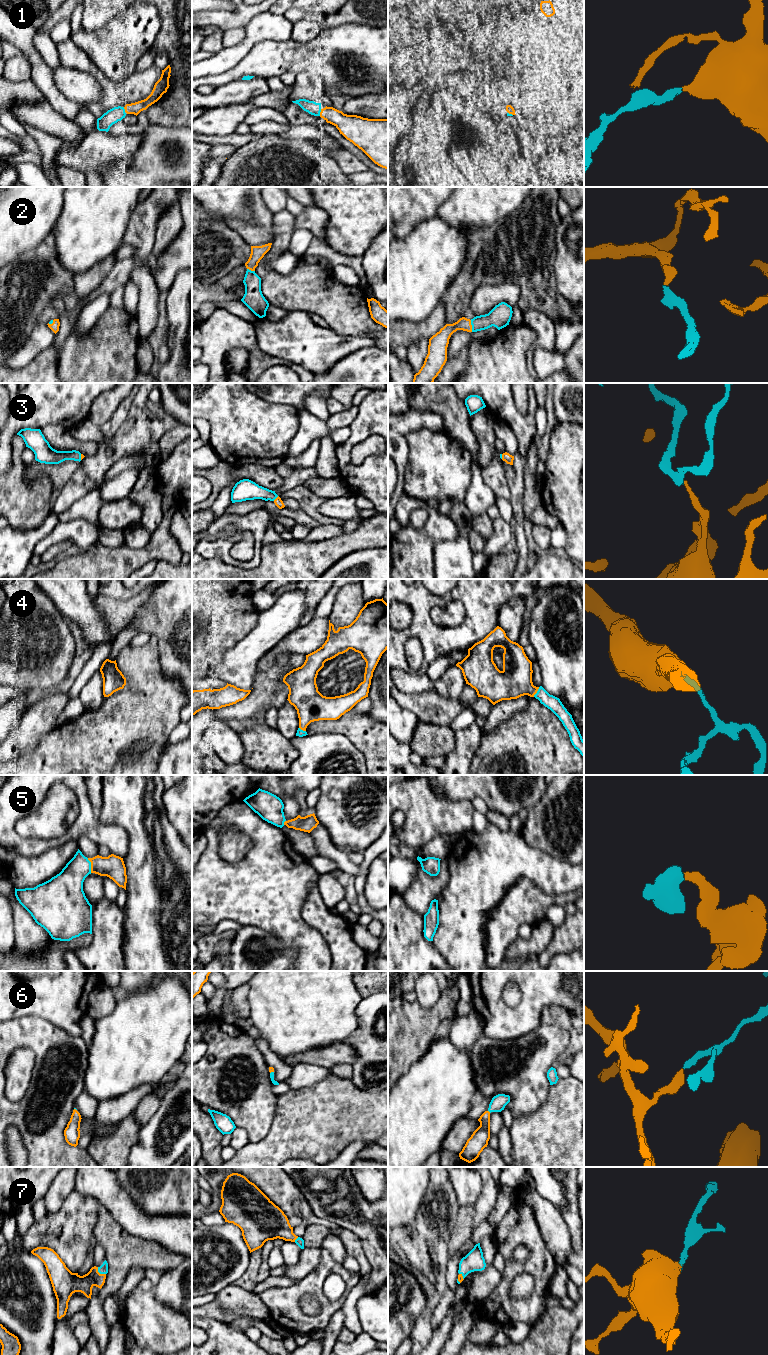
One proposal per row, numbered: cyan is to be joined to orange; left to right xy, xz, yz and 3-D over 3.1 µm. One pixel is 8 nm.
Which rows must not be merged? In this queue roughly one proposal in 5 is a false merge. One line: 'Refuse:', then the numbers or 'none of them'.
Refuse: none of them

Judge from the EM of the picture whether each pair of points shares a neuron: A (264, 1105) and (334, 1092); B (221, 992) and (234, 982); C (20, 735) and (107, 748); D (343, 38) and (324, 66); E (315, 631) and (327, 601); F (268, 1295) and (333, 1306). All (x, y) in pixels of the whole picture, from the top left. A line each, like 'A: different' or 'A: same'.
A: different
B: same
C: different
D: same
E: different
F: same

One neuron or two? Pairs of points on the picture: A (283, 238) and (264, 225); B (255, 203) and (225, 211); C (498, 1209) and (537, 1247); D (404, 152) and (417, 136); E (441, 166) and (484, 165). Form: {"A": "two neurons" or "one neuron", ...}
{"A": "two neurons", "B": "two neurons", "C": "two neurons", "D": "one neuron", "E": "one neuron"}

